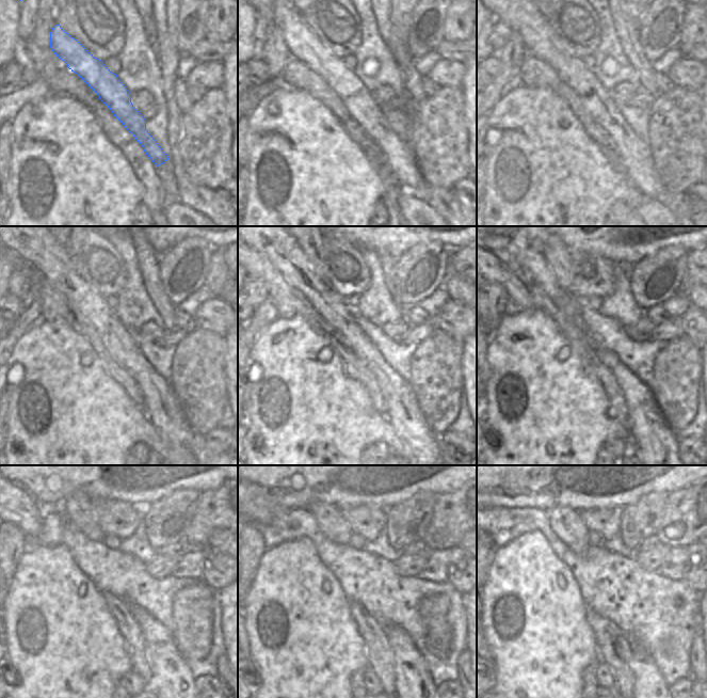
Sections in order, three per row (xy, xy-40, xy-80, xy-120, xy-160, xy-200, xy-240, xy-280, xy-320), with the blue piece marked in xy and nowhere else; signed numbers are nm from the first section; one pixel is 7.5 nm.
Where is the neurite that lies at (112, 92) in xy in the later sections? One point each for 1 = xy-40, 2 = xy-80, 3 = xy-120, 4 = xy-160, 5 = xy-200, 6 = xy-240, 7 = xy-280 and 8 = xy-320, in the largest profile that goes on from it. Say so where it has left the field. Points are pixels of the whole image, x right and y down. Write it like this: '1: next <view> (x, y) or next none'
1: next xy-40 (303, 45)
2: next xy-80 (515, 9)
3: next xy-120 (37, 248)
4: next xy-160 (403, 412)
5: next xy-200 (654, 443)
6: next xy-240 (173, 682)
7: next xy-280 (413, 680)
8: next xy-320 (648, 681)

